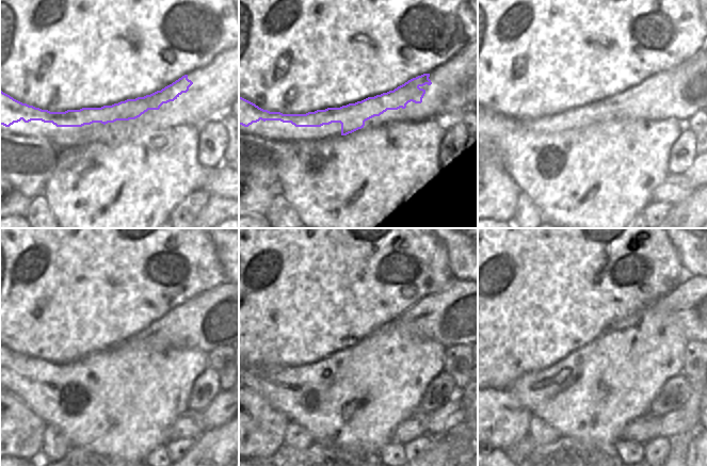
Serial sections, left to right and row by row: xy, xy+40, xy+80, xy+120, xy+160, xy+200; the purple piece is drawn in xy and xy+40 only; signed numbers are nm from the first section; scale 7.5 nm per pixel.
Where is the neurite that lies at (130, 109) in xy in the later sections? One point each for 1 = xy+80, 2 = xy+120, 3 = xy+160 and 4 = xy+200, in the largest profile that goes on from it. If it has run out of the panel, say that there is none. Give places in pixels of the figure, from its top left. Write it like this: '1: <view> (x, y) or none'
1: xy+80 (694, 74)
2: xy+120 (217, 307)
3: xy+160 (455, 305)
4: xy+200 (694, 303)

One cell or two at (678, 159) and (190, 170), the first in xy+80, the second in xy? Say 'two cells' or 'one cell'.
two cells

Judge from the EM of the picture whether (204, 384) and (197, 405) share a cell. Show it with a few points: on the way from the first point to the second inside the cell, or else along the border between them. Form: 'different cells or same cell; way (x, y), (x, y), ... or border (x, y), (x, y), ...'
same cell; way (204, 389), (198, 400)

